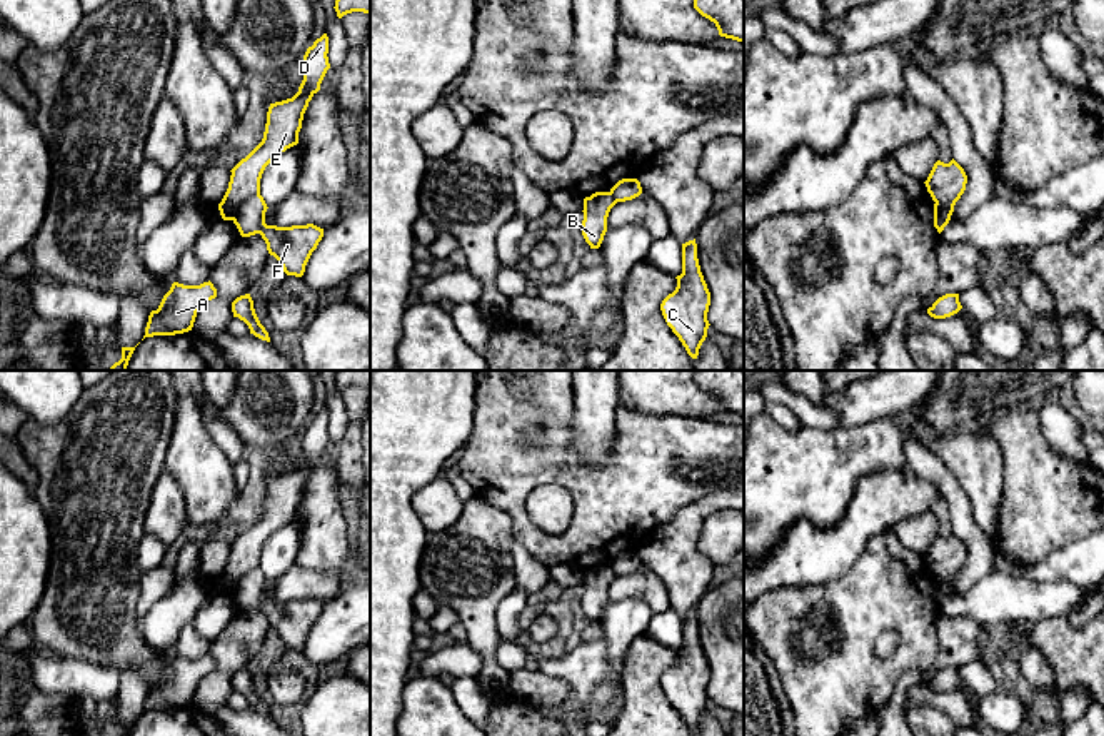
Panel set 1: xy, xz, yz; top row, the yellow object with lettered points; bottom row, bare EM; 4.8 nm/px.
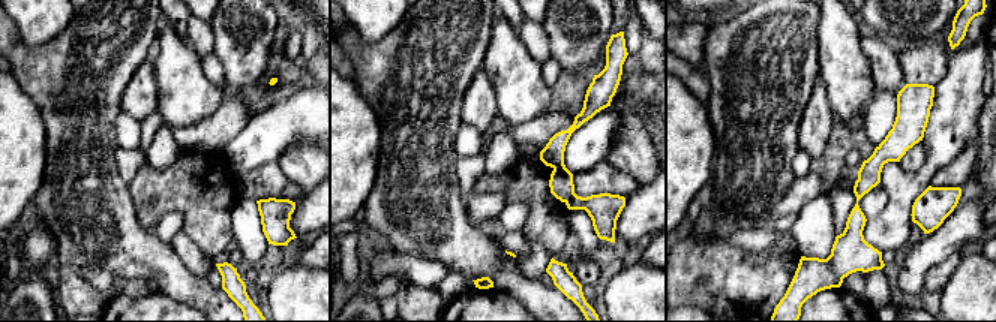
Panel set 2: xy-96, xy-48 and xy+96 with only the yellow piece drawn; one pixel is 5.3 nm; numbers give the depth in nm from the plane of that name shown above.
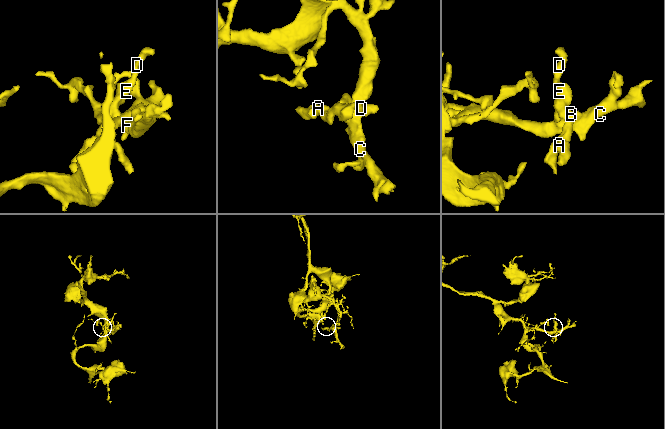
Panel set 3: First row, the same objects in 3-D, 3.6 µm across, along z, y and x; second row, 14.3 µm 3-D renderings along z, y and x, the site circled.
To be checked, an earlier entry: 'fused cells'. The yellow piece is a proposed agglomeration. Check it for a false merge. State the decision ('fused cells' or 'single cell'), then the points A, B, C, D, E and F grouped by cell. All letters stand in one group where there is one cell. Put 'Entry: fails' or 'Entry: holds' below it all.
fused cells; A B D E / C F
Entry: holds

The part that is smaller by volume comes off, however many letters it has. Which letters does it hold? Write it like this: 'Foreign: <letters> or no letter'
Foreign: A, B, D, E

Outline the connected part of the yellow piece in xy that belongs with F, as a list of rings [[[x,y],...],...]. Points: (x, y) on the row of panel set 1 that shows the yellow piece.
[[[260,194],[245,200],[233,224],[242,237],[260,234],[267,250],[273,255],[287,275],[302,277],[305,265],[324,237],[324,229],[307,224],[277,227],[265,224],[267,204]]]

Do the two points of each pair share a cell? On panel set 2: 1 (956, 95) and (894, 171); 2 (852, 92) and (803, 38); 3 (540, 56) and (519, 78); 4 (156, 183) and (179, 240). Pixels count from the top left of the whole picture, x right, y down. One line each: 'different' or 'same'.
1: same
2: different
3: different
4: different

